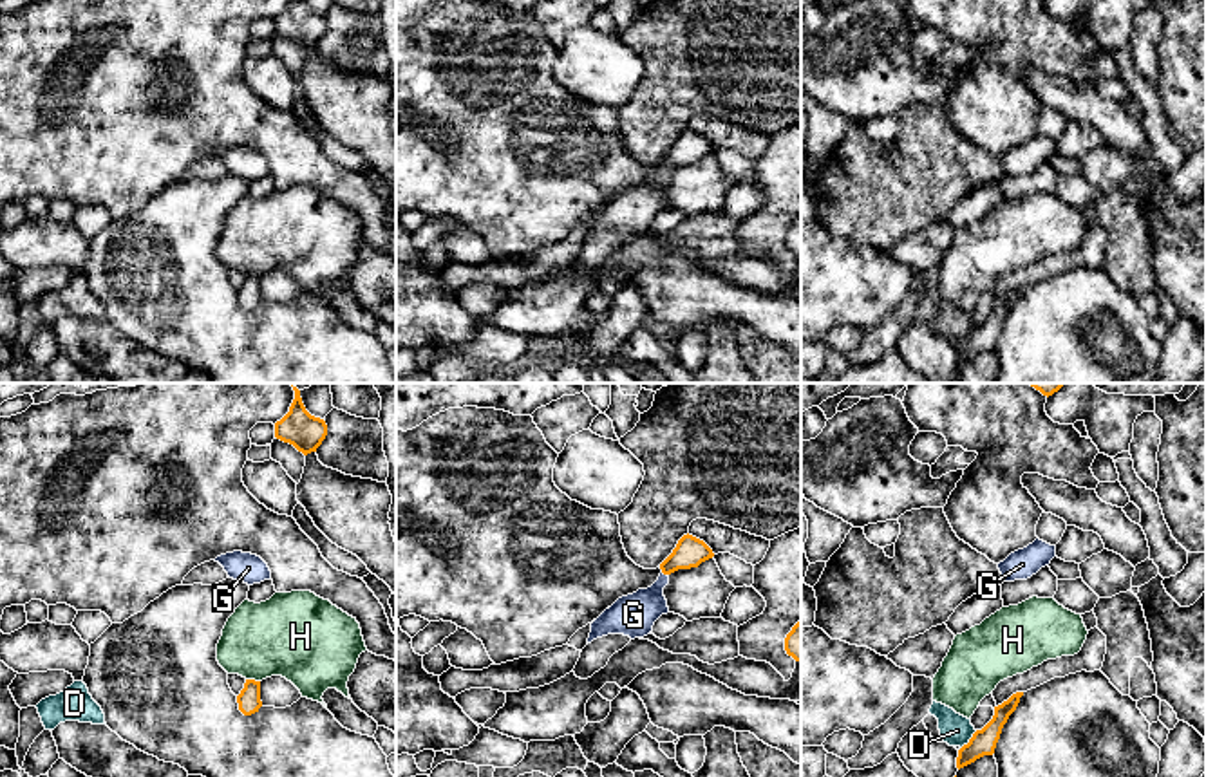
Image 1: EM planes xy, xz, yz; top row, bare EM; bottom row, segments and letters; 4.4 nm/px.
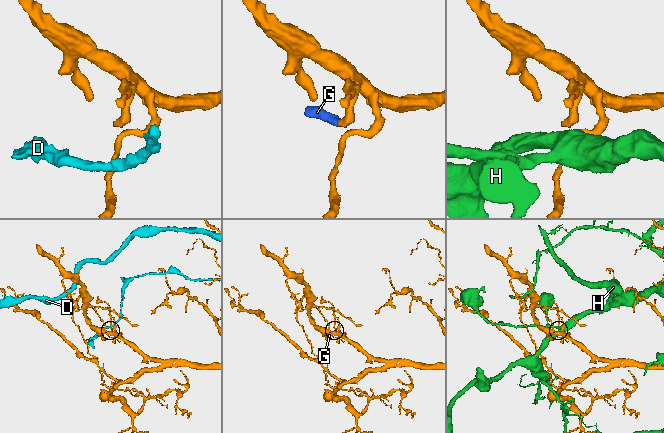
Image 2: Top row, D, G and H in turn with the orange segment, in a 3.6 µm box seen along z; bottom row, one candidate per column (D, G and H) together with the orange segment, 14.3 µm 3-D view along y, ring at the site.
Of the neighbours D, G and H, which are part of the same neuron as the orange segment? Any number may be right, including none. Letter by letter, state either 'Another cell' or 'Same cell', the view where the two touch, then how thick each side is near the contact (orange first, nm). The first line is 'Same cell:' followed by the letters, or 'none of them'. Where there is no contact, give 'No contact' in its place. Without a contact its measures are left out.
Same cell: G
D: Another cell. Touches orange in yz. Thickness 110 nm (orange) against 140 nm
G: Same cell. Touches orange in xz. Thickness 140 nm (orange) against 190 nm
H: Another cell. Touches orange in xy. Thickness 100 nm (orange) against 360 nm

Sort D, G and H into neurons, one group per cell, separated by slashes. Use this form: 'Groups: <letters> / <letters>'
Groups: D / G / H

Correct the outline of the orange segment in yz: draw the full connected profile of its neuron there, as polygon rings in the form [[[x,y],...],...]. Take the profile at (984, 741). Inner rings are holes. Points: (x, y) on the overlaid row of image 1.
[[[1023,692],[1013,694],[1007,701],[994,707],[993,719],[973,734],[967,744],[958,750],[956,768],[964,768],[984,755],[993,755],[996,743],[1000,739],[1002,728],[1007,723],[1009,716],[1016,710]]]

